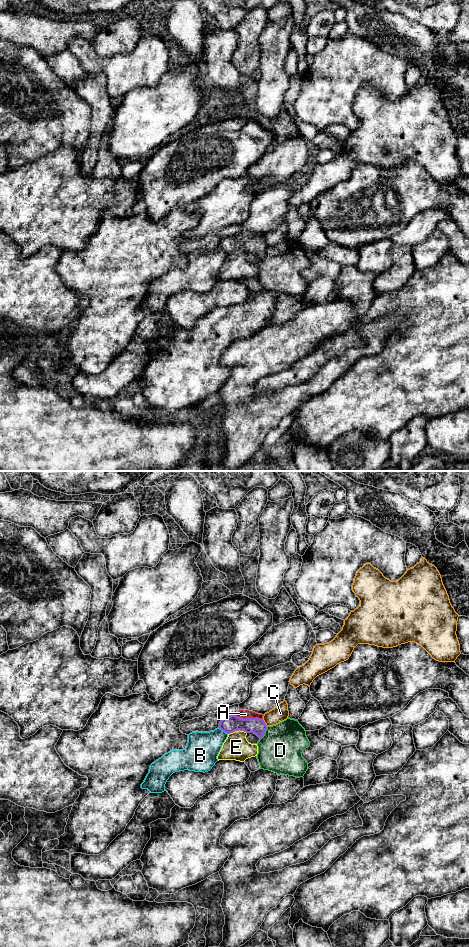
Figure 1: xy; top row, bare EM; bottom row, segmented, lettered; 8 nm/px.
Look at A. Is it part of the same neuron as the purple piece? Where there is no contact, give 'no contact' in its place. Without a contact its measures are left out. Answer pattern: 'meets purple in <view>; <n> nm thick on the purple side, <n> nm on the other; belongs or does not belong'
meets purple in xy; 140 nm thick on the purple side, 80 nm on the other; belongs

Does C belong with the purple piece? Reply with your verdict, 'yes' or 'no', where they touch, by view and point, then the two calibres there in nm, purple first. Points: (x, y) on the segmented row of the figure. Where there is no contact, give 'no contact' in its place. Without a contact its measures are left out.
no; meets purple in xy at (265, 723); 130 nm thick on the purple side, 130 nm on the other

